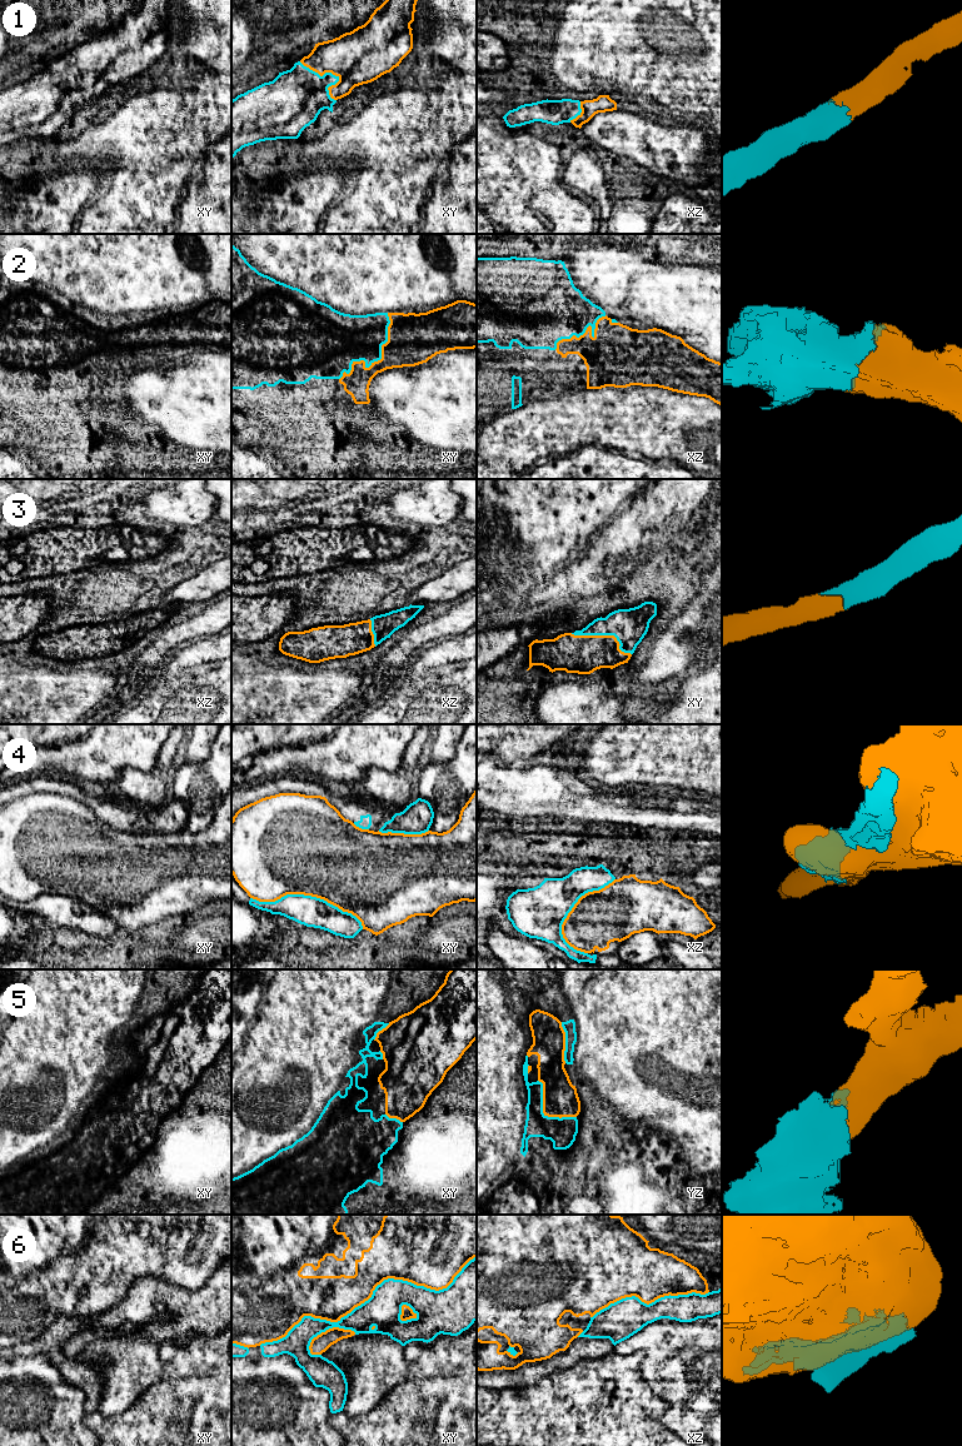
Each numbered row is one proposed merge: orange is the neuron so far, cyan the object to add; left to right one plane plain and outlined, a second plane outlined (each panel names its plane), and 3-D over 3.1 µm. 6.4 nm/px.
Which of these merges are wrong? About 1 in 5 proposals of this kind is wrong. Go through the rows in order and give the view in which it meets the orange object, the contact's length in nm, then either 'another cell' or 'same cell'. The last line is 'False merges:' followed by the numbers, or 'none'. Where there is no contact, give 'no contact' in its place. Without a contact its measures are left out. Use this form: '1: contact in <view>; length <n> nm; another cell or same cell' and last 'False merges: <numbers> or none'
1: contact in xy; length 340 nm; same cell
2: contact in xy; length 550 nm; same cell
3: contact in xy; length 420 nm; same cell
4: contact in xy; length 750 nm; another cell
5: contact in yz; length 340 nm; same cell
6: contact in xy; length 1500 nm; another cell
False merges: 4, 6

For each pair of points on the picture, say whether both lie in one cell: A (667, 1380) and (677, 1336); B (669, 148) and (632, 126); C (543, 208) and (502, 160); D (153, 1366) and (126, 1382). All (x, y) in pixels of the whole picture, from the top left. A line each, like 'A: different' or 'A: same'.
A: same
B: same
C: same
D: same

